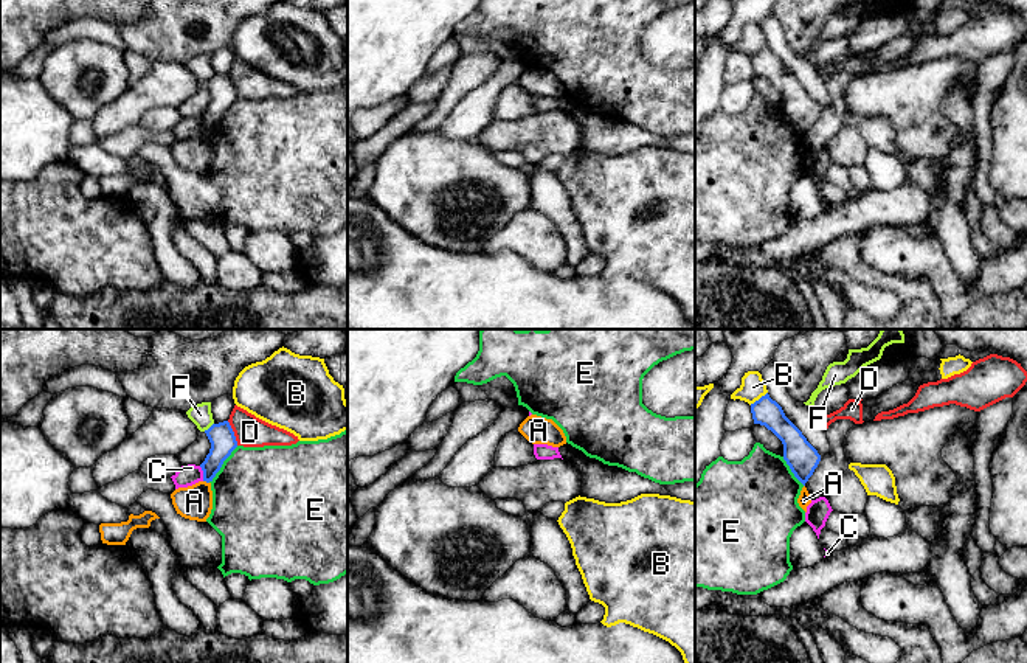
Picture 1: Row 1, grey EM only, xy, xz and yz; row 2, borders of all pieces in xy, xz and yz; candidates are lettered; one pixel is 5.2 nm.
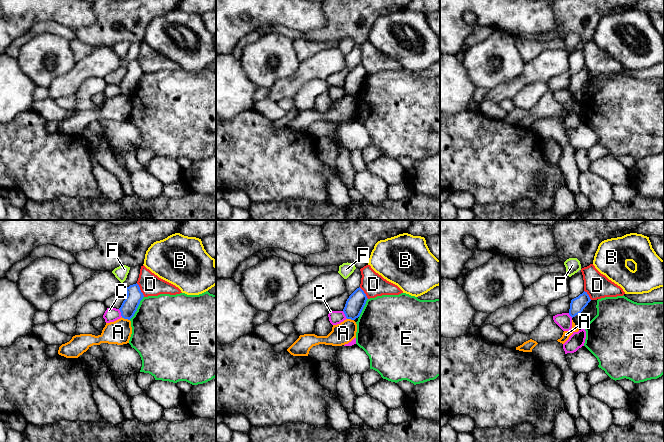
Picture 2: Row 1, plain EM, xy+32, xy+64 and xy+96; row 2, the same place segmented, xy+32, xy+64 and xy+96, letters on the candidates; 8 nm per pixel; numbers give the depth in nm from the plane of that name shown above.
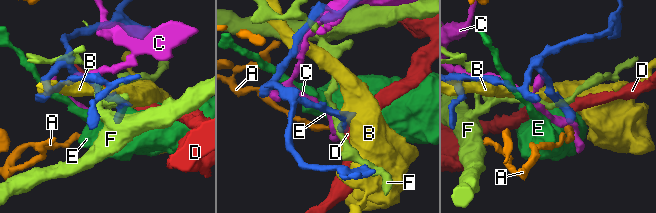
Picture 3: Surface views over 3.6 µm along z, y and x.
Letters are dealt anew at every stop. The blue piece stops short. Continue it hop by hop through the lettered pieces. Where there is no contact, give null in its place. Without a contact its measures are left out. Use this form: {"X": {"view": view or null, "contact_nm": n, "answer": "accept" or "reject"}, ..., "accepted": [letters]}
{"A": {"view": "xy", "contact_nm": 40, "answer": "reject"}, "B": {"view": "yz", "contact_nm": 120, "answer": "reject"}, "C": {"view": "xy", "contact_nm": 80, "answer": "reject"}, "D": {"view": "xy", "contact_nm": 140, "answer": "reject"}, "E": {"view": "xy", "contact_nm": 240, "answer": "reject"}, "F": {"view": "xy", "contact_nm": 70, "answer": "reject"}, "accepted": []}

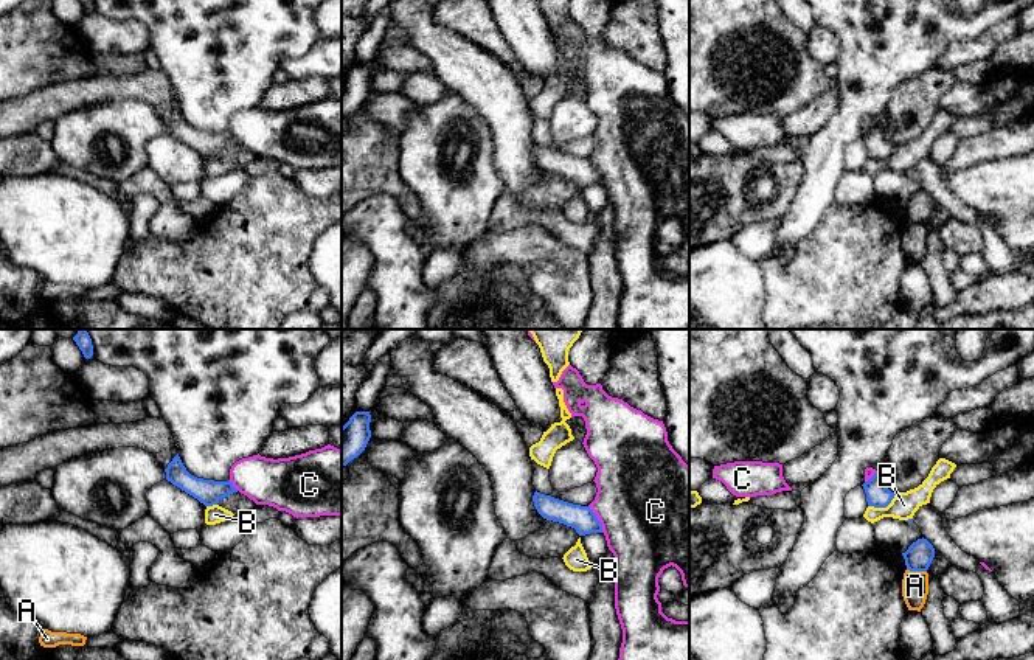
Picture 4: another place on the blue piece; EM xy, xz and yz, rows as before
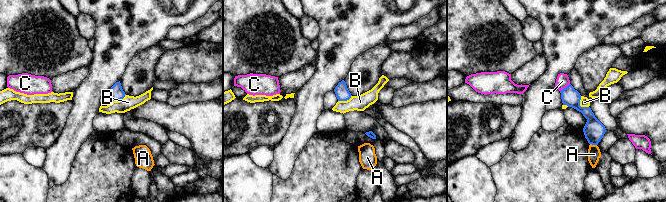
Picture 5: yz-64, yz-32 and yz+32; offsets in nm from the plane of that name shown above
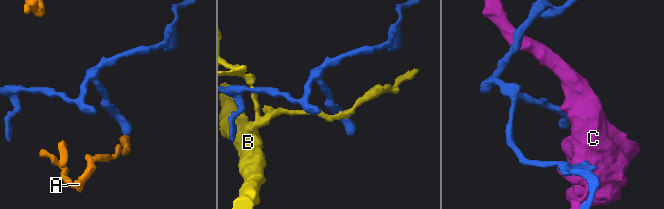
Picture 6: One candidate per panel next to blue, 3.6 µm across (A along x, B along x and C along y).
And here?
{"A": {"view": "yz", "contact_nm": 110, "answer": "reject"}, "B": {"view": "yz", "contact_nm": 170, "answer": "reject"}, "C": {"view": "xz", "contact_nm": 160, "answer": "reject"}, "accepted": []}

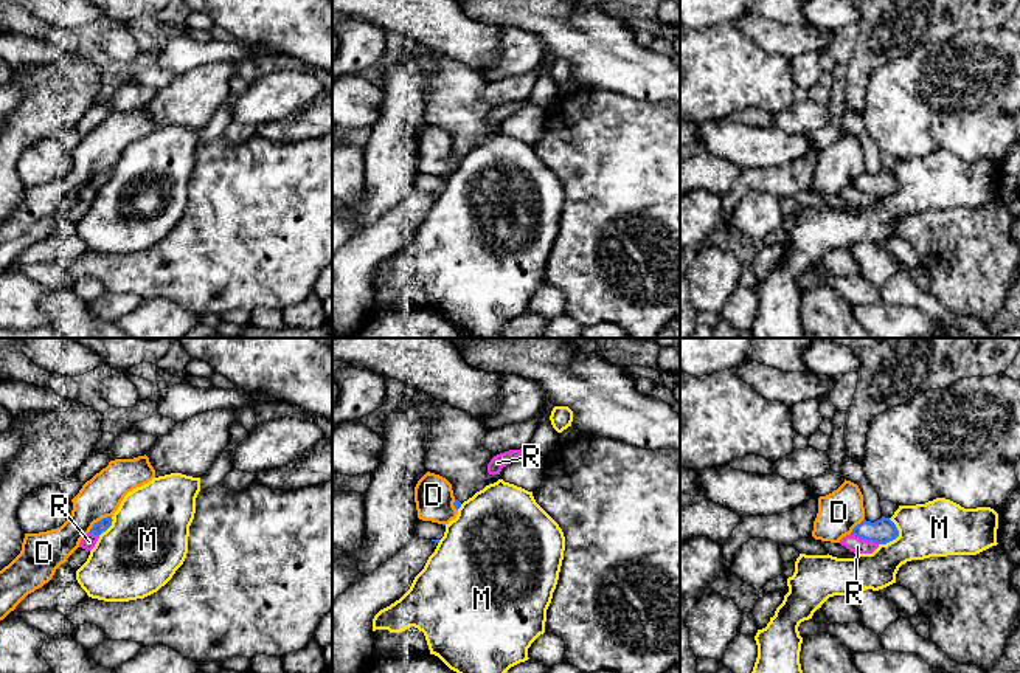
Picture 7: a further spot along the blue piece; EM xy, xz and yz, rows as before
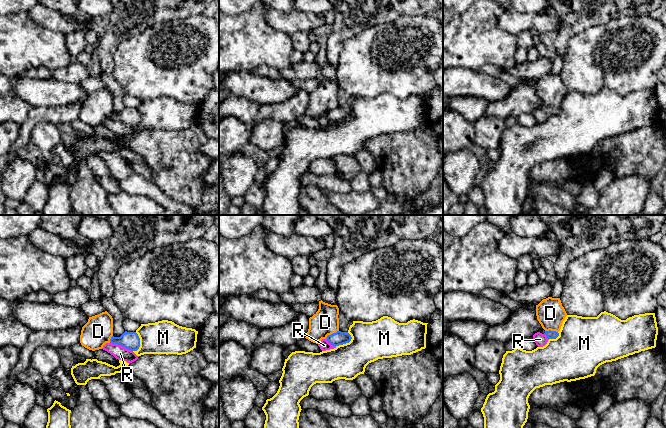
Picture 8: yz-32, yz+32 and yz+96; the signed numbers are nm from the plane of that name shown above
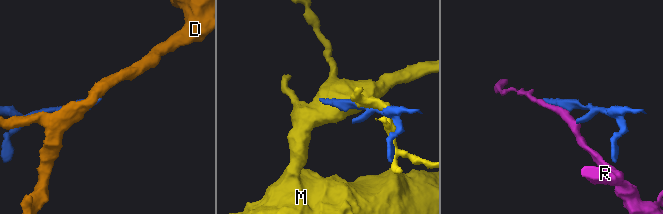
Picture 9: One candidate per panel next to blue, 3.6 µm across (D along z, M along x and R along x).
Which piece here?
{"D": {"view": "xy", "contact_nm": 160, "answer": "reject"}, "M": {"view": "yz", "contact_nm": 160, "answer": "reject"}, "R": {"view": "yz", "contact_nm": 160, "answer": "reject"}, "accepted": []}

